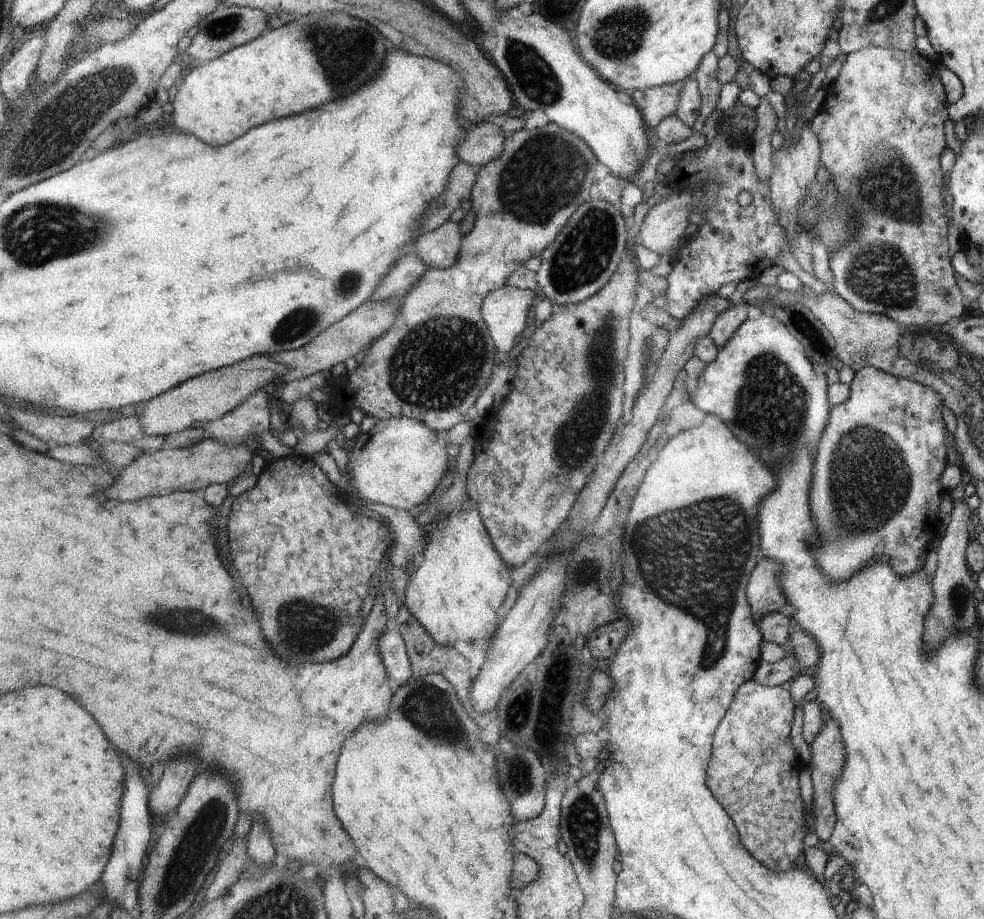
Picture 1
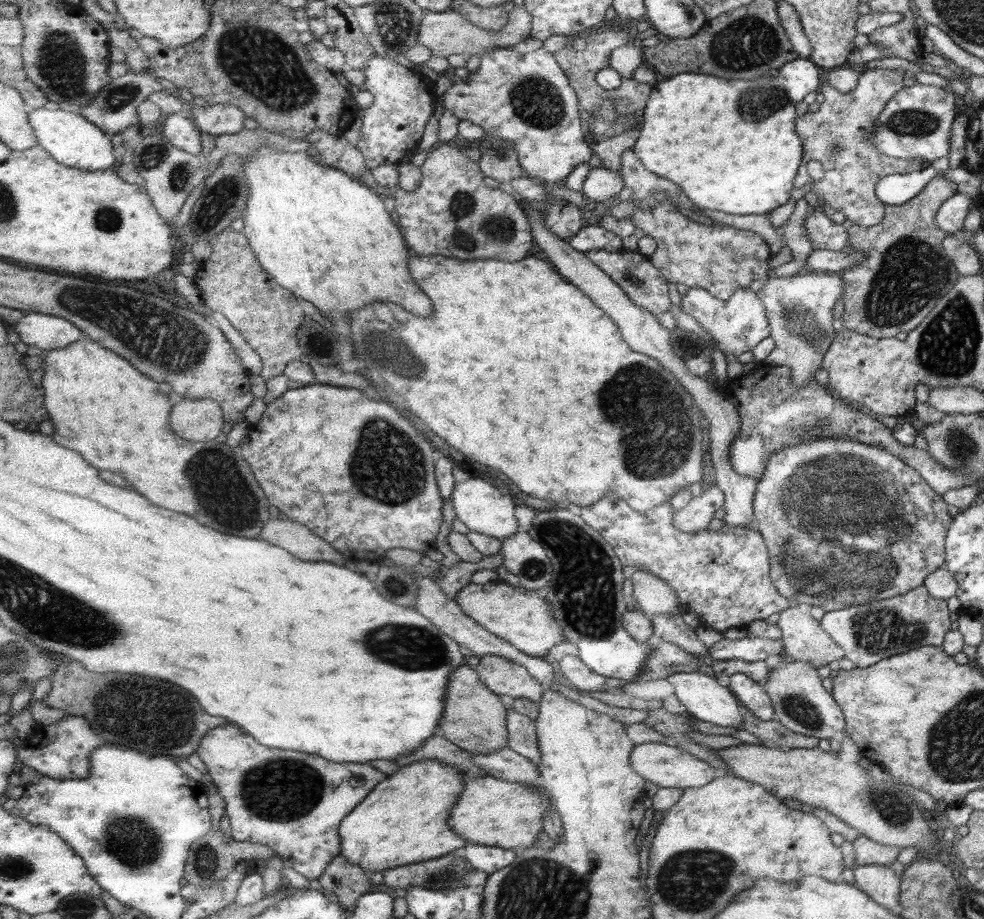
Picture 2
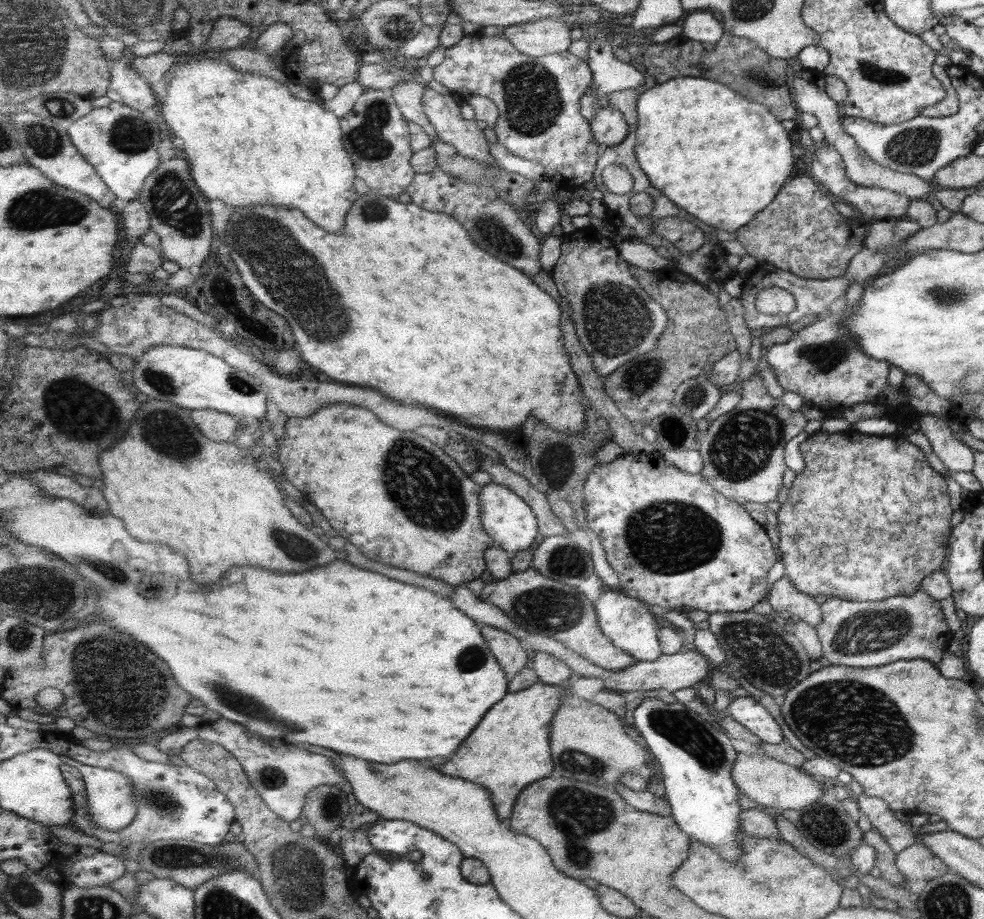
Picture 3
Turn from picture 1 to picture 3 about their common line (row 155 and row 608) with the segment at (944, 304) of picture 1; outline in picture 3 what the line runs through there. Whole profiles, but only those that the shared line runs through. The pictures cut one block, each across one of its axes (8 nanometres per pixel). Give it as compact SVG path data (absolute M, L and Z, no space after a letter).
M921 590L909 596L890 596L874 601L829 597L820 606L820 616L815 630L822 657L831 665L867 668L915 659L936 664L953 633L947 628L940 602Z

